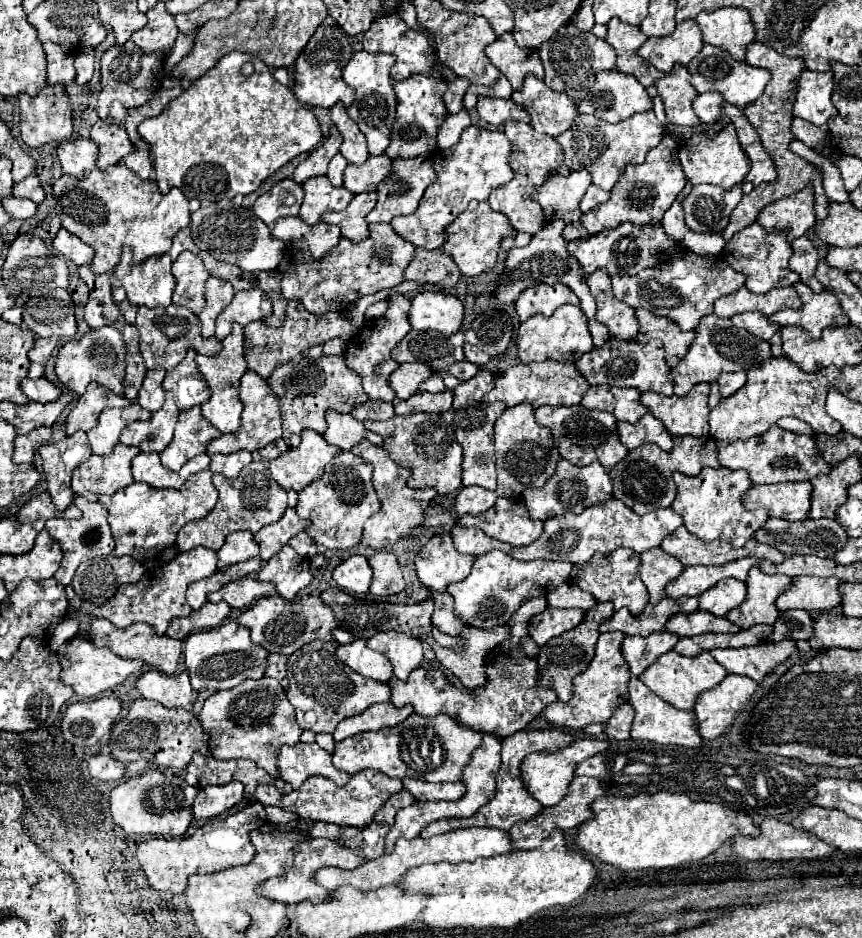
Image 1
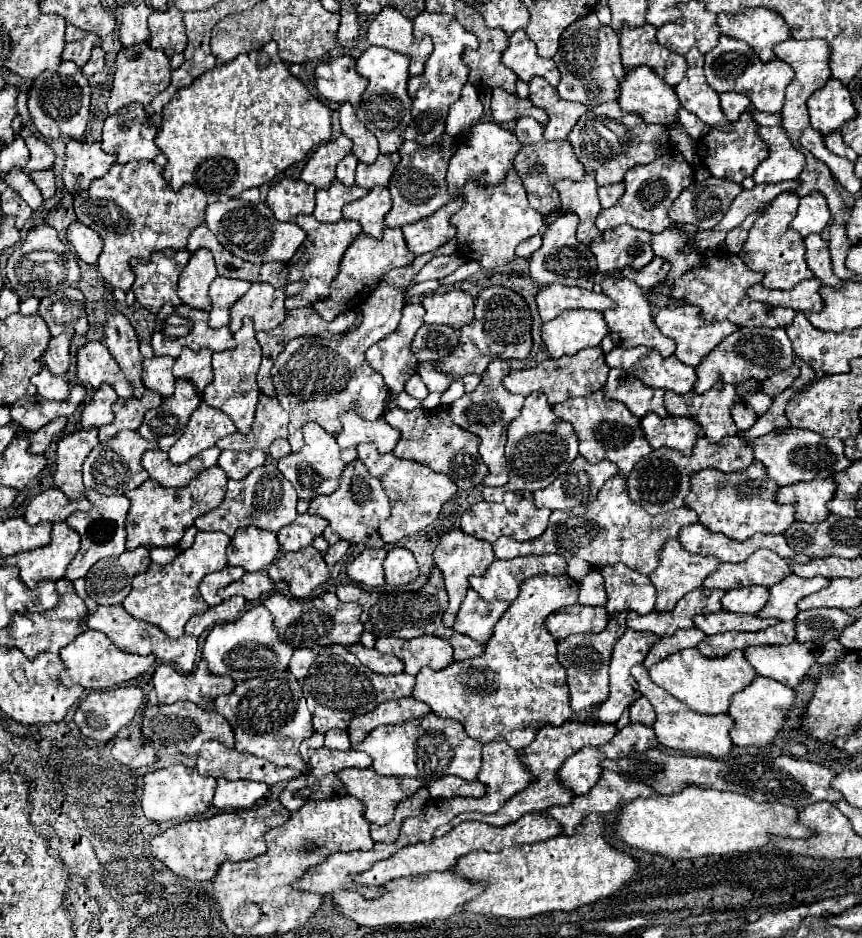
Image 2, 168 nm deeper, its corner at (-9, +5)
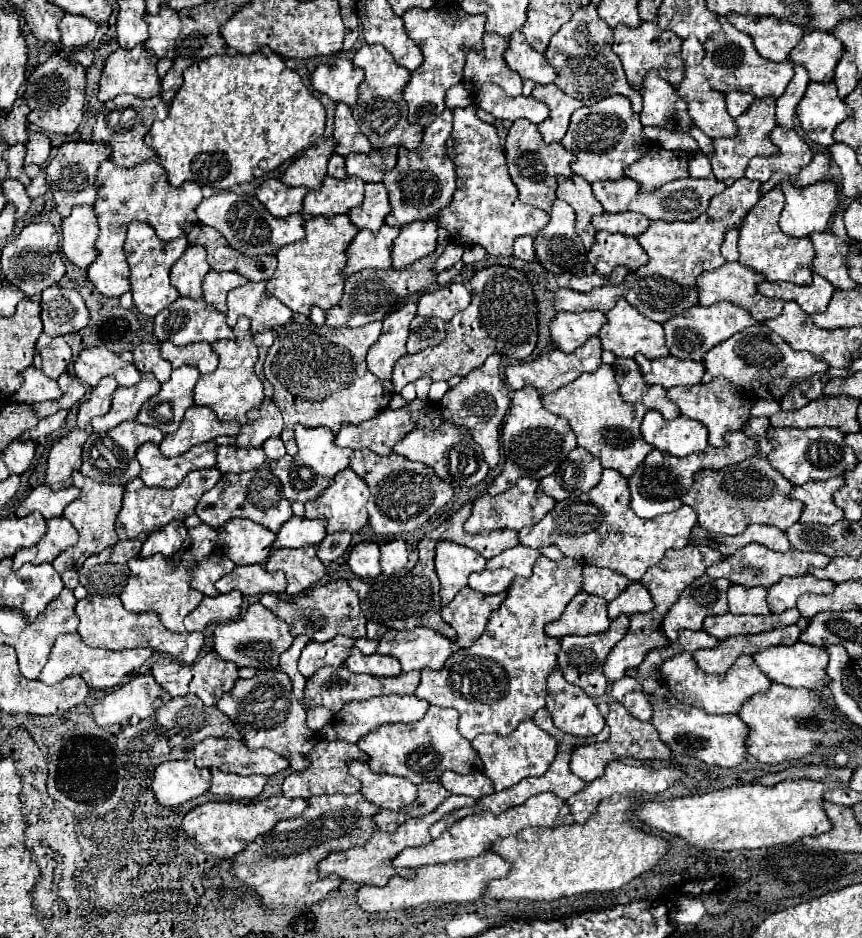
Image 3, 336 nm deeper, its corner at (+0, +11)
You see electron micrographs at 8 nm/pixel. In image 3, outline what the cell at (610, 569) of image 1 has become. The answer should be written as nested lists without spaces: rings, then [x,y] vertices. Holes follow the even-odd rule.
[[[630,583],[616,599],[608,603],[608,615],[610,619],[616,619],[618,615],[634,615],[634,613],[648,613],[654,609],[654,603],[650,599],[648,589],[642,583]]]

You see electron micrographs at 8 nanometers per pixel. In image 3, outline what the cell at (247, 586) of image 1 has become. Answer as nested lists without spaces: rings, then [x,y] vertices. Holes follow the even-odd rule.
[[[262,565],[234,567],[232,573],[216,581],[216,589],[220,593],[240,591],[244,595],[282,593],[286,589],[286,577],[284,573],[268,573]]]

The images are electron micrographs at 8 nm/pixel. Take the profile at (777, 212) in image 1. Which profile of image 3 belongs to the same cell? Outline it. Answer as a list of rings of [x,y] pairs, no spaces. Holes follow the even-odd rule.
[[[788,181],[780,183],[784,195],[786,195],[786,207],[780,215],[780,229],[792,237],[808,237],[810,233],[824,231],[828,227],[828,221],[832,219],[834,211],[838,209],[838,191],[832,181],[820,181],[806,187],[794,187]]]

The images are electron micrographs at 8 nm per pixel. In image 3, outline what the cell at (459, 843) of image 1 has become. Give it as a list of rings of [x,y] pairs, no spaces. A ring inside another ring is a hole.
[[[540,793],[536,797],[530,797],[526,803],[504,811],[500,817],[498,815],[488,815],[488,813],[480,813],[480,815],[468,815],[460,821],[456,821],[452,827],[448,827],[448,831],[444,831],[438,839],[432,839],[426,845],[420,847],[410,847],[404,849],[402,853],[398,853],[392,863],[394,867],[420,867],[420,865],[432,865],[432,863],[448,863],[448,861],[464,861],[464,859],[472,859],[478,857],[480,853],[484,853],[490,843],[494,843],[496,839],[514,835],[526,827],[558,827],[558,825],[572,825],[574,819],[570,815],[570,809],[566,807],[566,803],[558,797],[554,797],[554,793]]]

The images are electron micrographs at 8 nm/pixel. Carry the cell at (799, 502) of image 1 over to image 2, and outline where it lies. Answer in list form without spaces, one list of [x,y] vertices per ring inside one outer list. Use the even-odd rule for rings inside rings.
[[[815,479],[809,483],[795,483],[779,489],[777,503],[793,505],[797,521],[819,523],[831,515],[827,509],[827,503],[833,499],[835,491],[837,491],[837,485],[833,479],[831,481]]]

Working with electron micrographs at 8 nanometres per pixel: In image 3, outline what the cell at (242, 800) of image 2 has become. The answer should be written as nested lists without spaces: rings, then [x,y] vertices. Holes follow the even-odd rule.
[[[218,769],[212,771],[212,785],[210,793],[214,795],[230,795],[232,799],[256,799],[266,785],[266,777],[262,775],[232,775],[232,773],[222,773]]]

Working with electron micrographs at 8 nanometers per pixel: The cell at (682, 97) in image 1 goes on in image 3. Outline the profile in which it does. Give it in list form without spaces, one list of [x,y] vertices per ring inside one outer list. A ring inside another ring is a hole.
[[[684,39],[682,43],[682,61],[684,61],[684,79],[676,85],[676,93],[682,95],[682,99],[688,105],[688,115],[692,117],[692,121],[710,137],[710,139],[718,139],[718,137],[734,137],[736,135],[736,125],[734,119],[728,115],[726,111],[726,103],[724,103],[724,95],[720,91],[714,91],[708,83],[708,79],[702,75],[702,59],[704,59],[704,47],[702,43],[698,43],[698,39]]]

